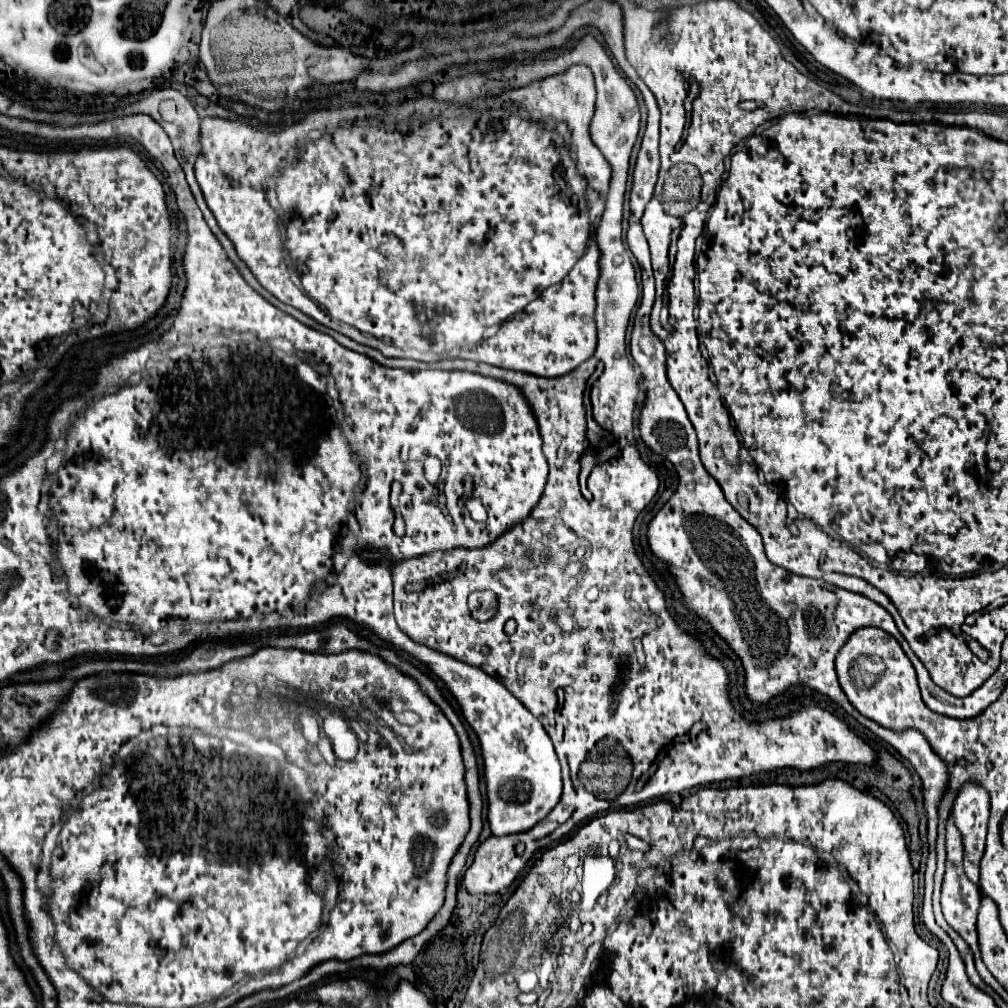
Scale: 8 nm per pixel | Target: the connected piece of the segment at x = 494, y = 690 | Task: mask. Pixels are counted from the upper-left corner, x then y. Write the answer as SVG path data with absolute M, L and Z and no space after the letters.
M496 678L480 680L480 684L472 684L472 680L460 680L456 684L464 696L456 696L466 722L478 734L482 756L484 756L484 774L488 786L488 820L494 836L508 836L530 830L538 824L546 814L558 804L562 794L562 778L560 778L560 762L554 752L552 740L548 738L542 724L522 706L518 698L514 698Z

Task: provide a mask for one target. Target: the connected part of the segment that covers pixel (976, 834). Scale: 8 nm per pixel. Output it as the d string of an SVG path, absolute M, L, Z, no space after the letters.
M978 784L962 788L954 804L954 824L964 844L964 872L976 884L980 876L980 858L984 854L986 826L988 826L988 792Z

